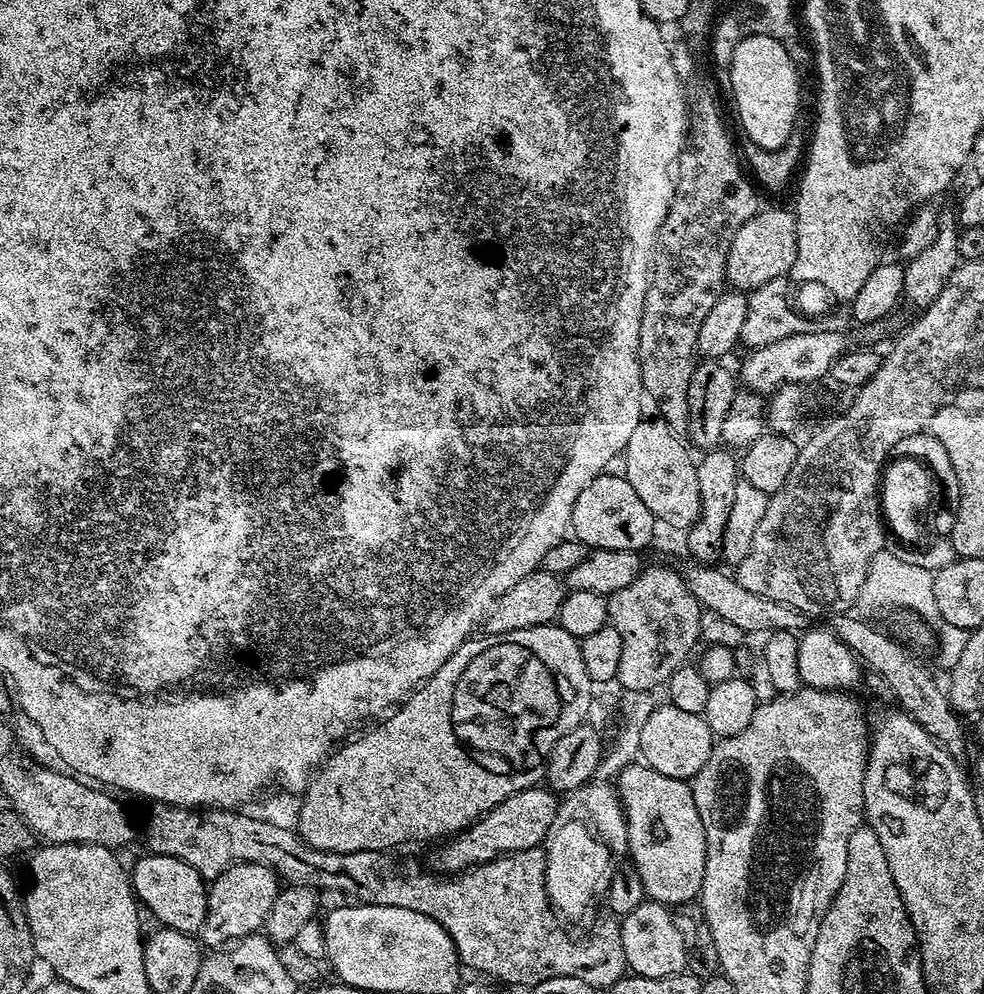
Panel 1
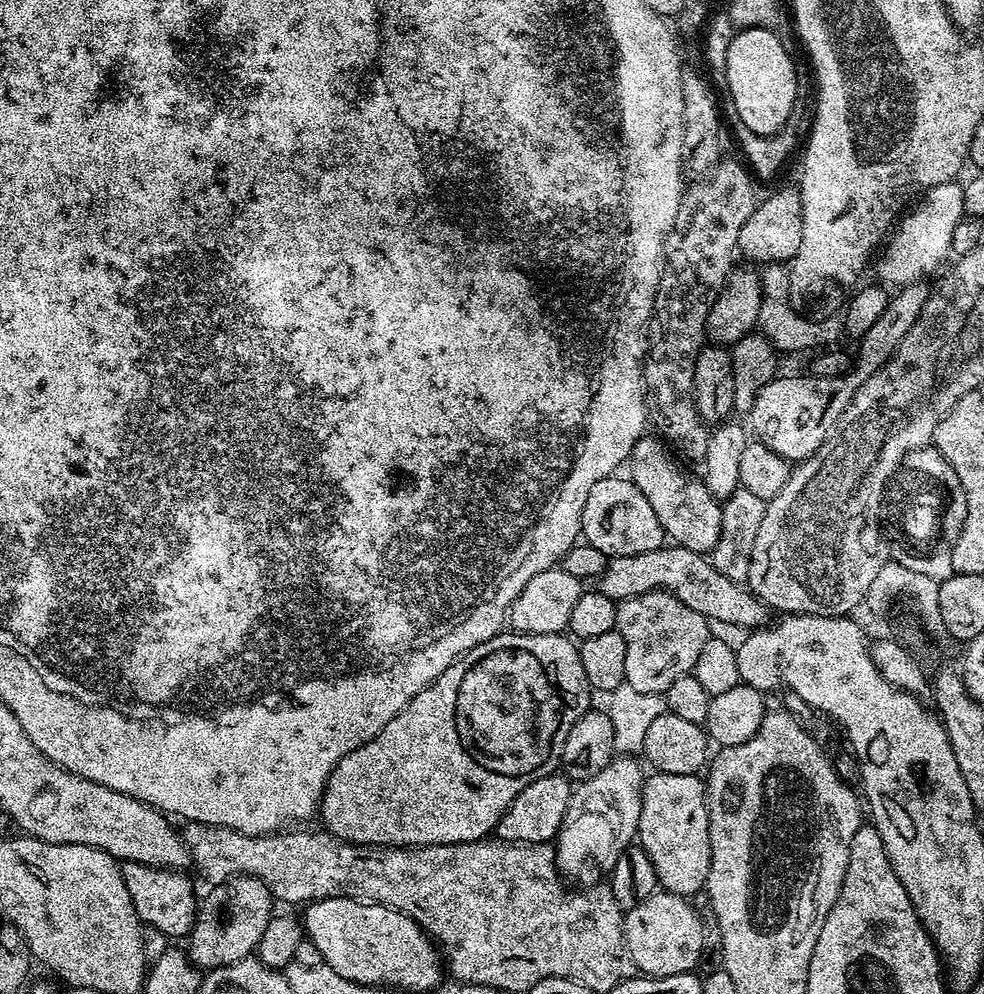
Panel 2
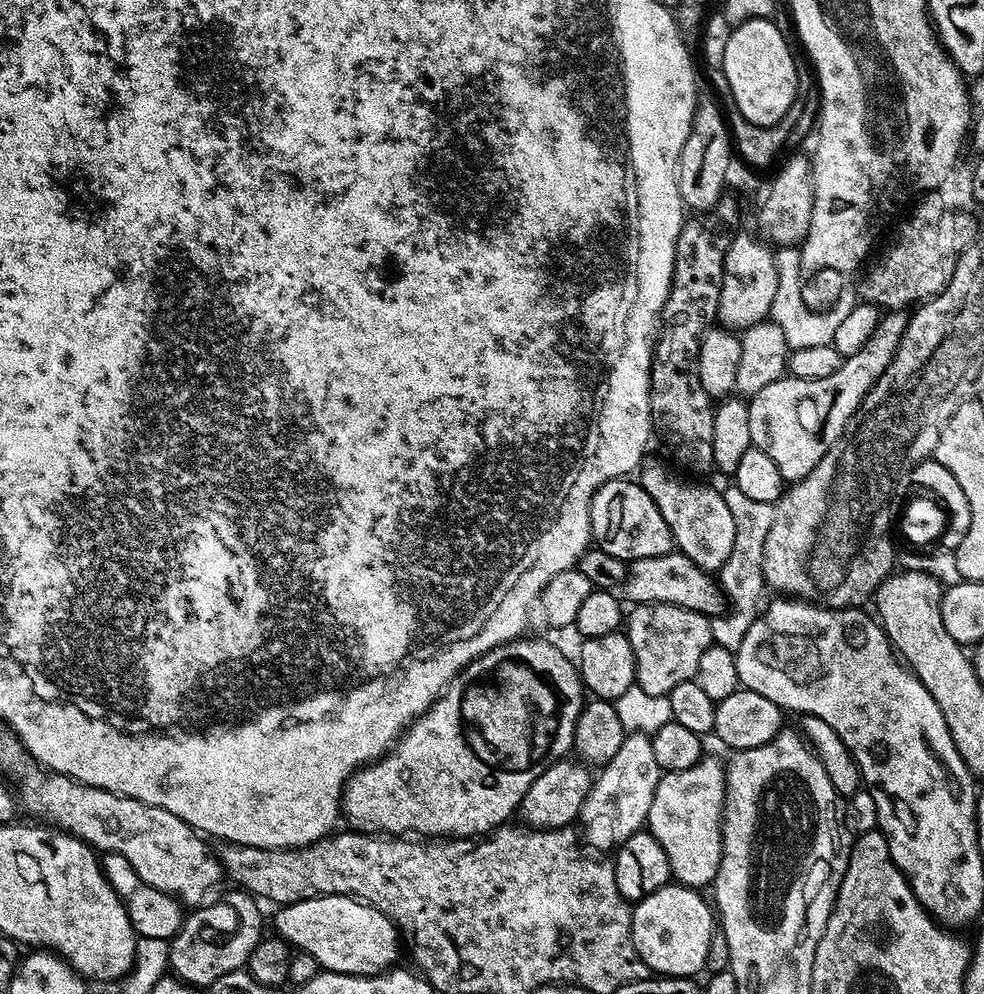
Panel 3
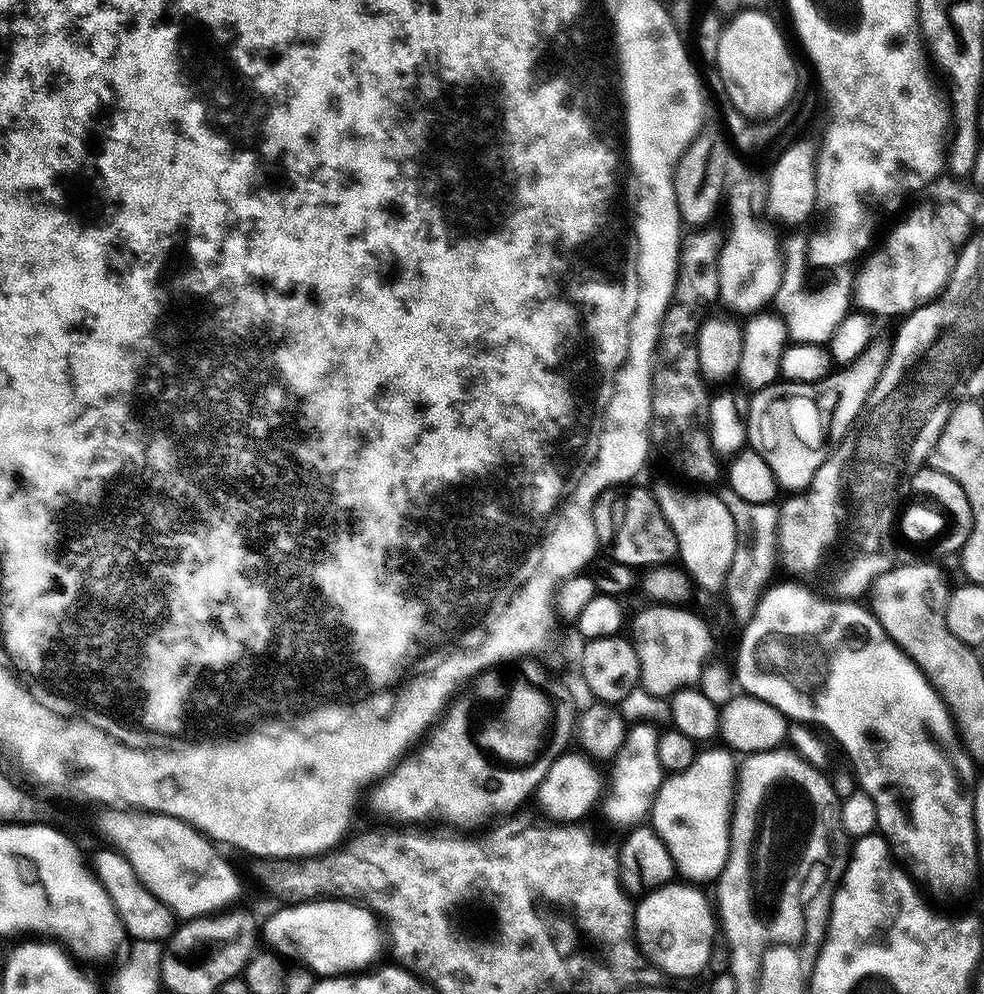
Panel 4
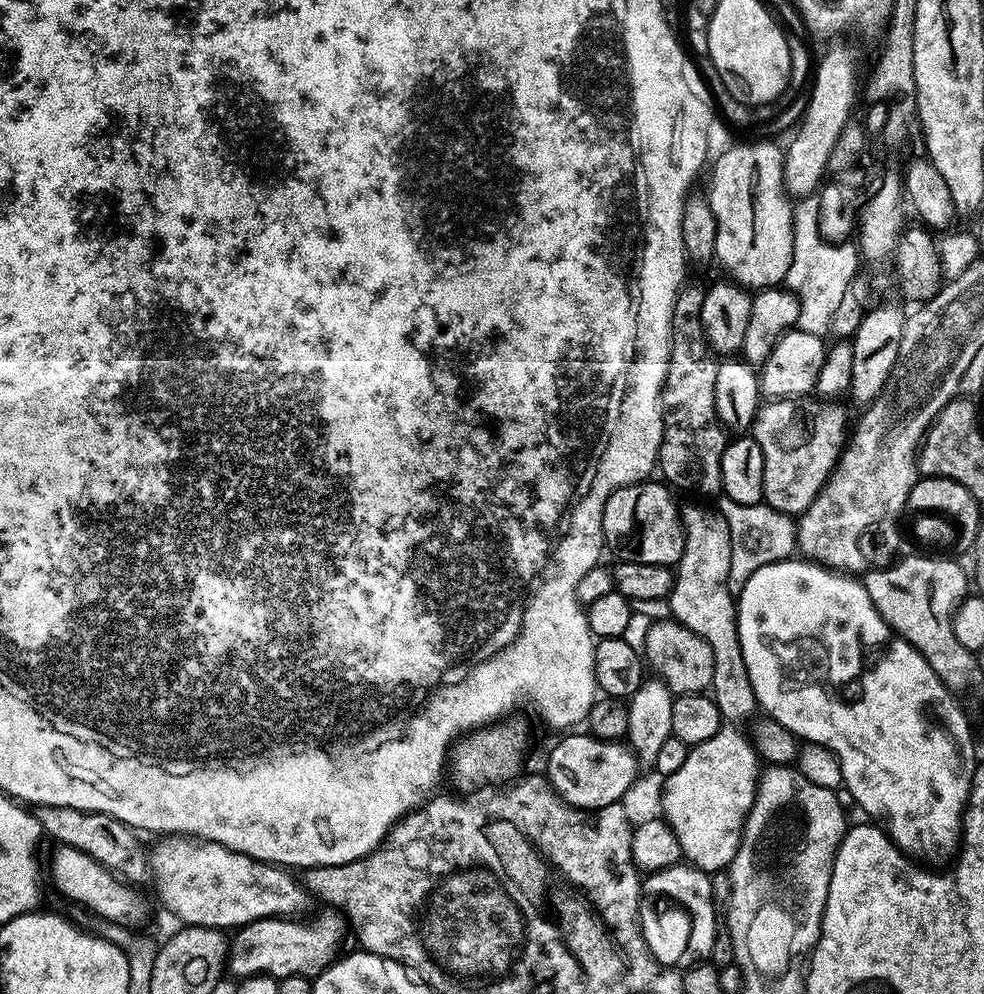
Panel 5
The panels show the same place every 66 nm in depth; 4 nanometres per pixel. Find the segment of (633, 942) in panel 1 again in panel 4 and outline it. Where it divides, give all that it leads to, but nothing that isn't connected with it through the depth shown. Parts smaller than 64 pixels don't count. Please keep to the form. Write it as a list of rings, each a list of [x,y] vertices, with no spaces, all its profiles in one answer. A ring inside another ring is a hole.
[[[686,882],[666,884],[666,890],[660,889],[660,894],[648,890],[639,897],[634,908],[636,942],[665,977],[696,976],[707,969],[712,944],[718,936],[718,920],[709,904],[699,887],[686,890]]]

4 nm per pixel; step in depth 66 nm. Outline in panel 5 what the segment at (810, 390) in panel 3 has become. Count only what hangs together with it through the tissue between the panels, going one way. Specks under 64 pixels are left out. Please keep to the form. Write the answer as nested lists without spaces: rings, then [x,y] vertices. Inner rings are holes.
[[[776,398],[761,403],[752,421],[750,435],[762,446],[762,462],[764,477],[762,490],[763,503],[774,510],[799,514],[805,512],[814,502],[814,498],[824,489],[828,475],[836,469],[840,454],[850,435],[848,412],[840,402],[820,402],[817,408],[808,412],[808,433],[804,436],[804,444],[788,444],[788,420],[780,416],[781,401]]]

